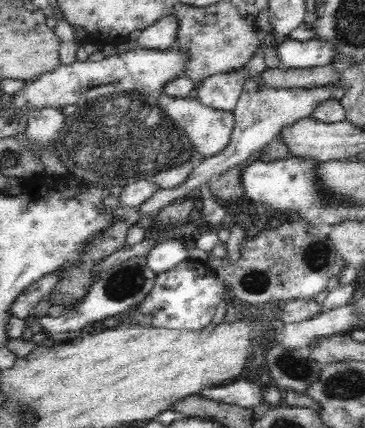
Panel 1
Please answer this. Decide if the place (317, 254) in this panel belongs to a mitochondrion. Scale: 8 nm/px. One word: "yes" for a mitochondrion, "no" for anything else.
yes

